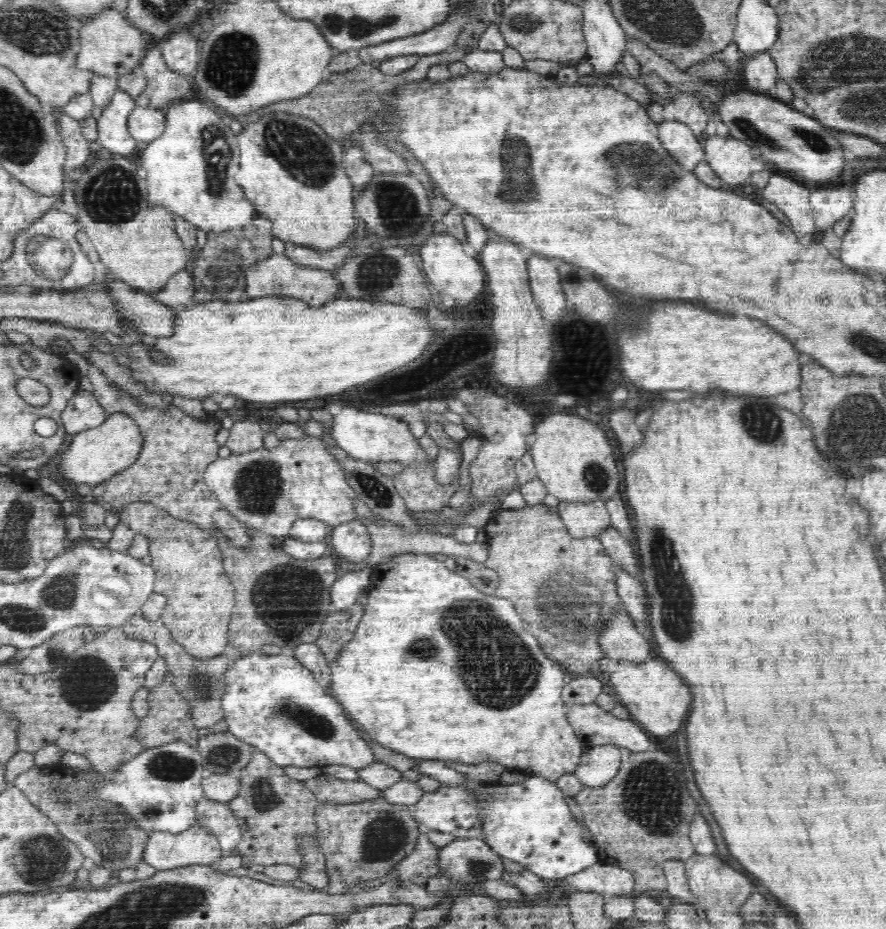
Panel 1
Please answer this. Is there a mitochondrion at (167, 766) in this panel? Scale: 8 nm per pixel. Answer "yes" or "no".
yes

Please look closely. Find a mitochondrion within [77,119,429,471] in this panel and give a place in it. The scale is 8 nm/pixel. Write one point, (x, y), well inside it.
(110, 196)

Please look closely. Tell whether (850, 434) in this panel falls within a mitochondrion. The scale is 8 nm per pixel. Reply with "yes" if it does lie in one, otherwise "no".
yes

